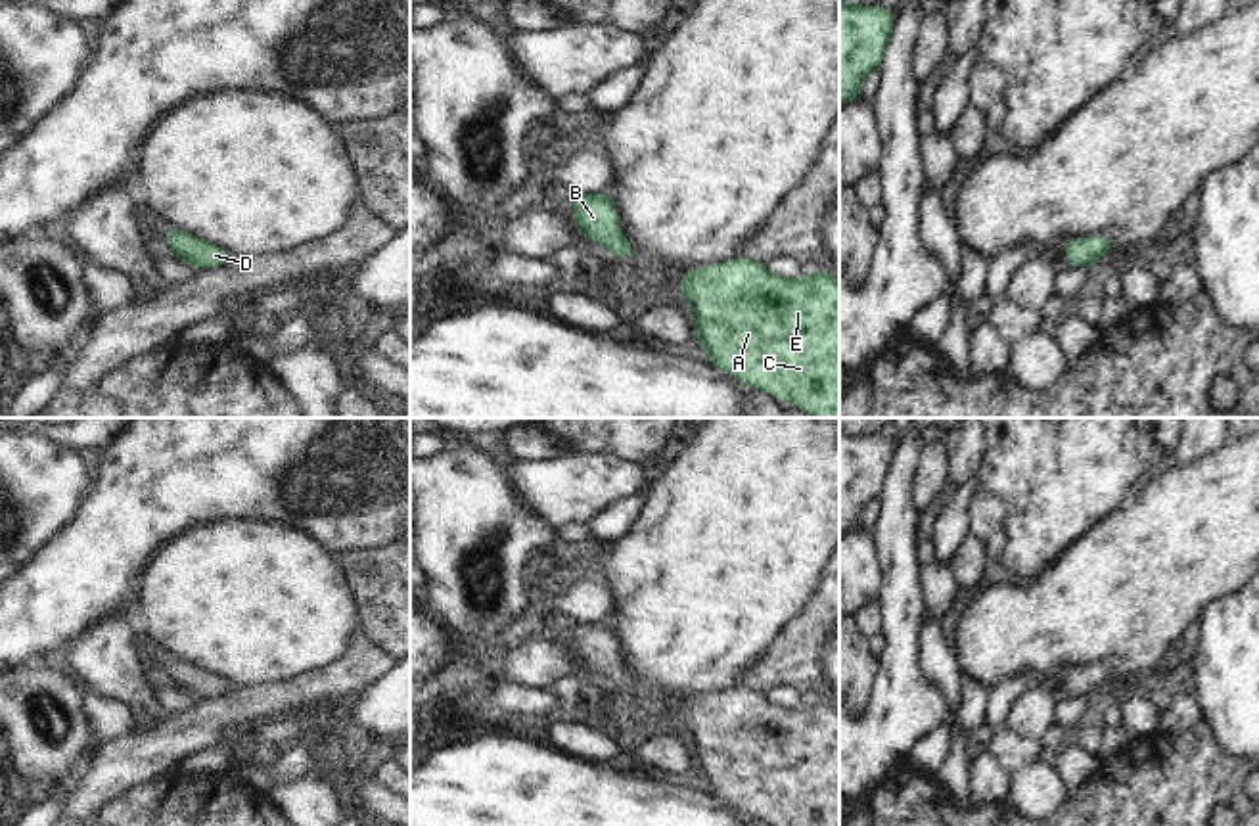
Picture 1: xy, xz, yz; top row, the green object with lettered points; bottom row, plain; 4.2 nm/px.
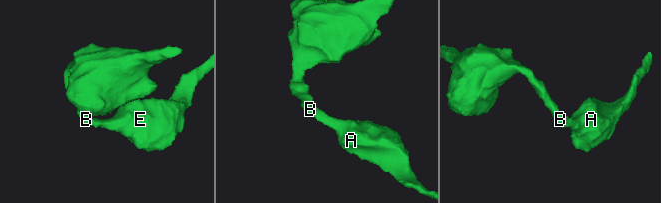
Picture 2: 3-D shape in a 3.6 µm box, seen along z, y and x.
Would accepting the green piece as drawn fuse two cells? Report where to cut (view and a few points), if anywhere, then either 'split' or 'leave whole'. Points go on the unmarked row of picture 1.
no cut | leave whole

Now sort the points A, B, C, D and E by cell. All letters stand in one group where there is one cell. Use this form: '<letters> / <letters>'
A B C D E

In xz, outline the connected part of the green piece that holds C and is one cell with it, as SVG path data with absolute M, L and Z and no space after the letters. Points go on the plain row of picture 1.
M744 684L688 700L676 713L698 749L698 774L709 782L715 799L772 826L839 826L839 709L813 700L801 709L772 703Z

